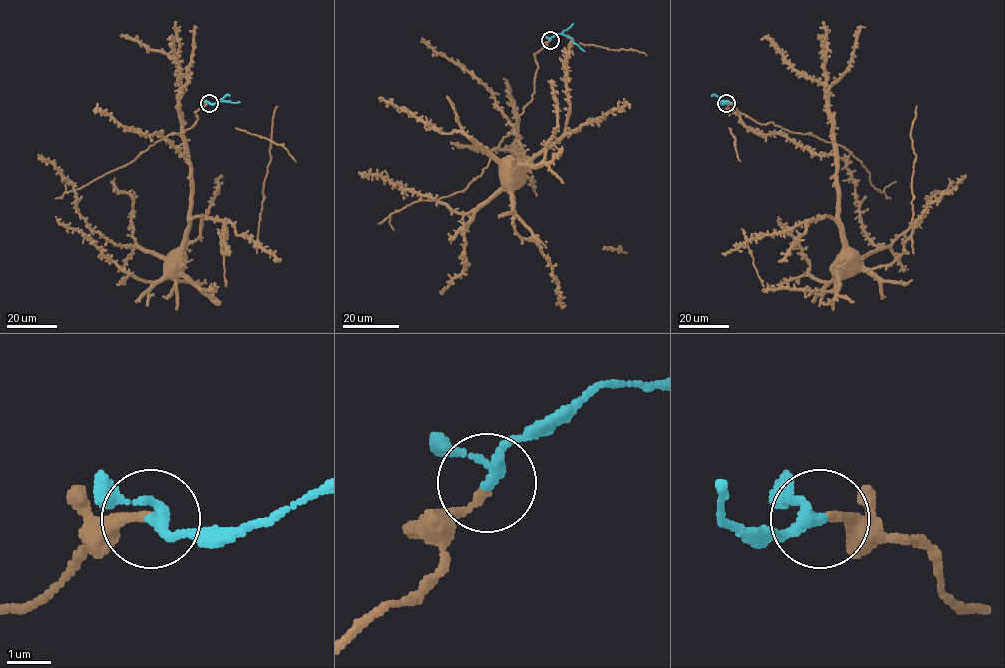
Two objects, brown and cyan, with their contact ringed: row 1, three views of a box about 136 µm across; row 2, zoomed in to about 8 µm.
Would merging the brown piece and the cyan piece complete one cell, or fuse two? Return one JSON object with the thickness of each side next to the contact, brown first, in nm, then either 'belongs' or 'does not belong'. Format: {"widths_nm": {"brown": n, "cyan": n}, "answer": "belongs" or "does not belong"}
{"widths_nm": {"brown": 220, "cyan": 240}, "answer": "belongs"}

